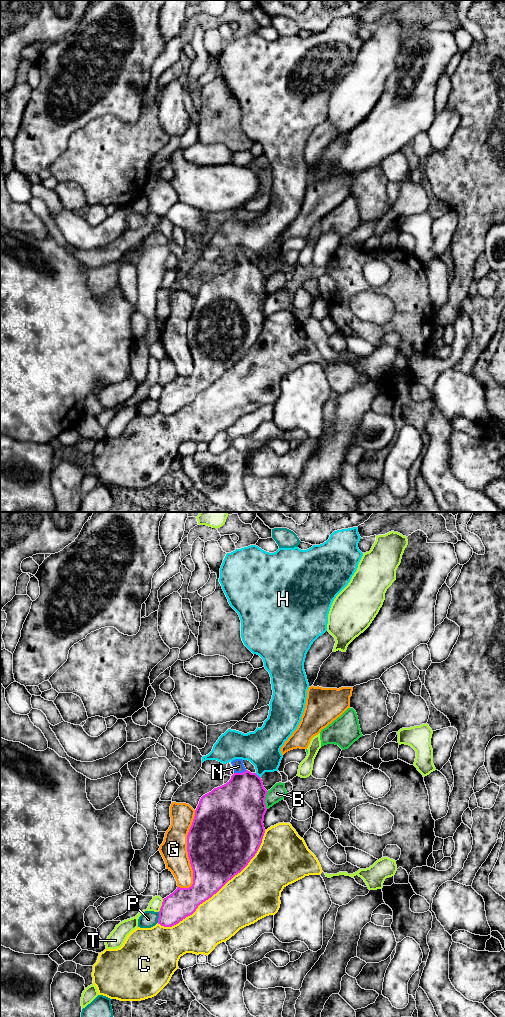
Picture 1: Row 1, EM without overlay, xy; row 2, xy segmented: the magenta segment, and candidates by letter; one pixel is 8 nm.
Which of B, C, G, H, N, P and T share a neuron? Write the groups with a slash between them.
B / C / G / H / N / P / T

